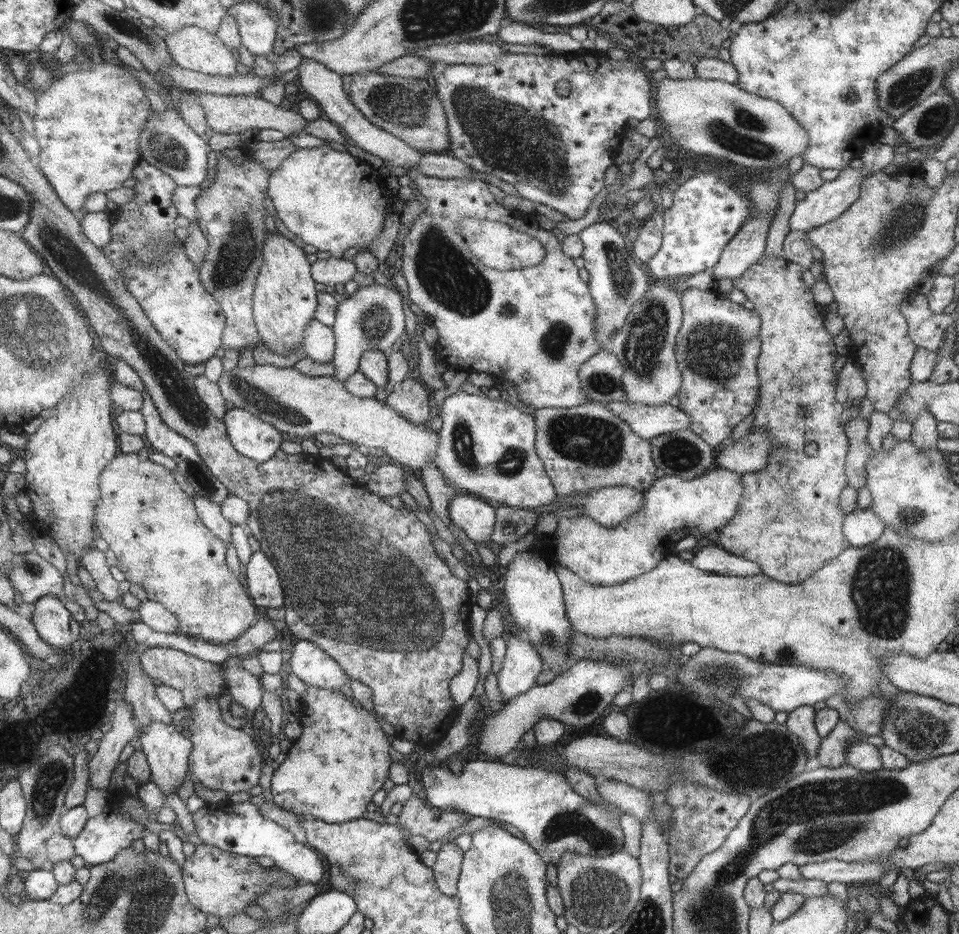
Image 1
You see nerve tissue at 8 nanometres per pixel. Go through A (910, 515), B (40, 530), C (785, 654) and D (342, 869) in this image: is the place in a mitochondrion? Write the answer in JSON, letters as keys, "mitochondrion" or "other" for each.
{"A":"mitochondrion","B":"other","C":"mitochondrion","D":"mitochondrion"}

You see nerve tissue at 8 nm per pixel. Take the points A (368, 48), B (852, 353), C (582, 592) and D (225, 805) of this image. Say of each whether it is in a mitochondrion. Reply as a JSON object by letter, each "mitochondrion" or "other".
{"A":"other","B":"other","C":"other","D":"other"}

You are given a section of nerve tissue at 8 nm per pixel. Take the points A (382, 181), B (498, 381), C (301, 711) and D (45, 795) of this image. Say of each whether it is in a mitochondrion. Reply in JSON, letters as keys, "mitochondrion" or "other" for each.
{"A":"other","B":"other","C":"other","D":"mitochondrion"}

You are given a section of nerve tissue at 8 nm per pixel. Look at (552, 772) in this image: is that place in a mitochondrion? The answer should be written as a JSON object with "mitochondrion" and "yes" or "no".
{"mitochondrion":"no"}

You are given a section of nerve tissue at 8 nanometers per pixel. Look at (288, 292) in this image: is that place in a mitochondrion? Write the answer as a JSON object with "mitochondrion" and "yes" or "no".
{"mitochondrion":"no"}

